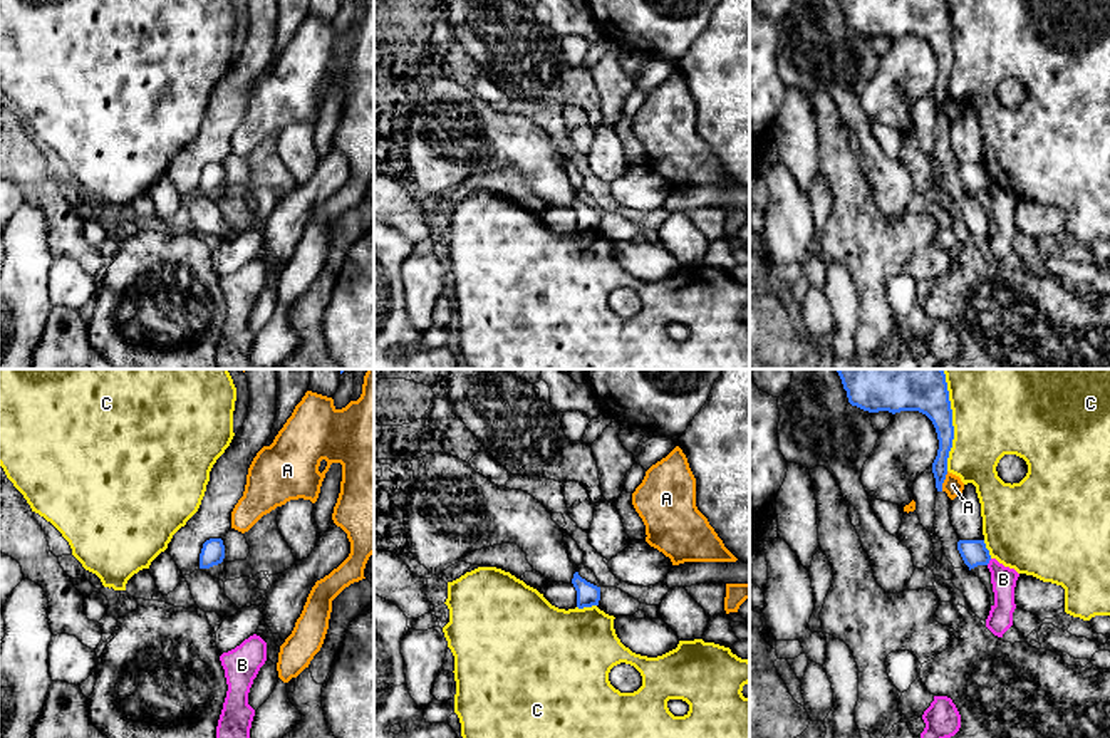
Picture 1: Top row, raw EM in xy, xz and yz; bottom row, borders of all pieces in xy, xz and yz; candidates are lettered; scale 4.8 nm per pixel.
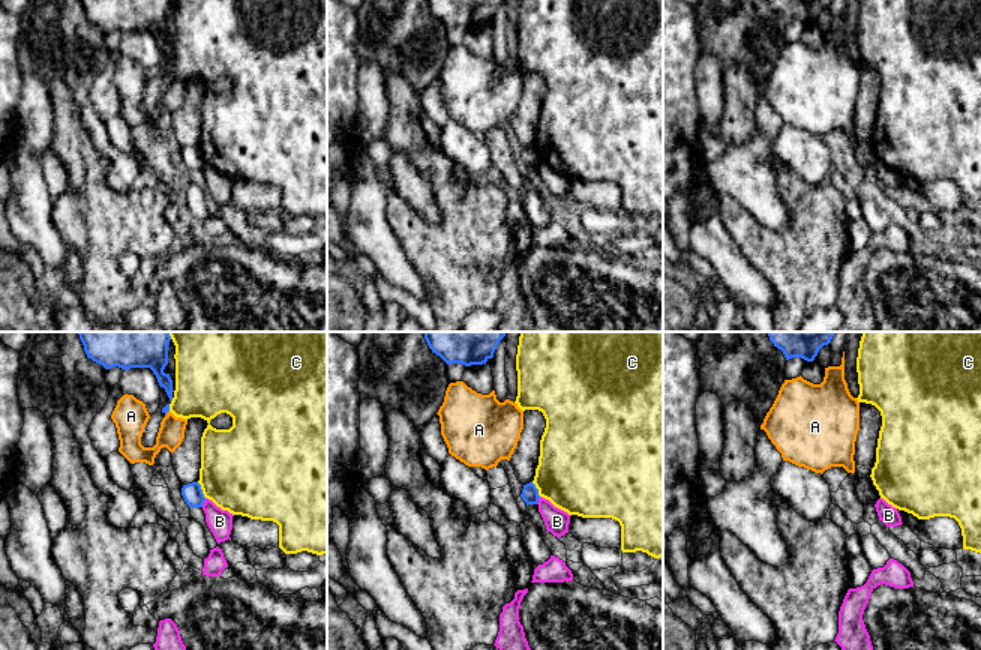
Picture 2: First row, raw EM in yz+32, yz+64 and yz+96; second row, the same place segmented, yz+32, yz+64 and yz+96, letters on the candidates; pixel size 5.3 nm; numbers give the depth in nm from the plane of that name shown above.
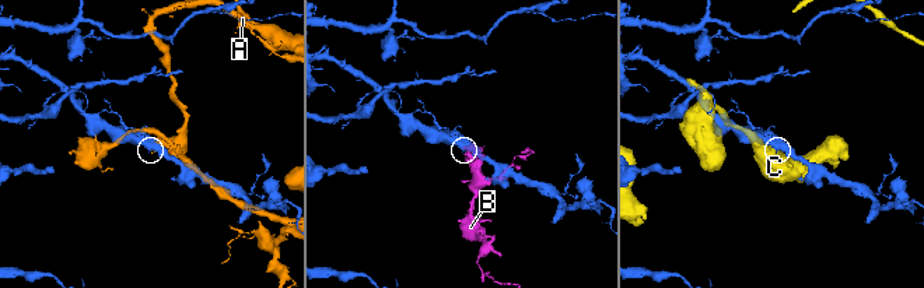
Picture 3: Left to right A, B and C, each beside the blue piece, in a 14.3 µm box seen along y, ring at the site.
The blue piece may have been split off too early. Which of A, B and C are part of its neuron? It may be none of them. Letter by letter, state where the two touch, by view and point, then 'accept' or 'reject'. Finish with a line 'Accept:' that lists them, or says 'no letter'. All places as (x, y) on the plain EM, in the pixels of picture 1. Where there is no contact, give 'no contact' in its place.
A: yz (943, 106) | reject
B: yz (988, 187) | reject
C: yz (951, 47) | reject
Accept: no letter

